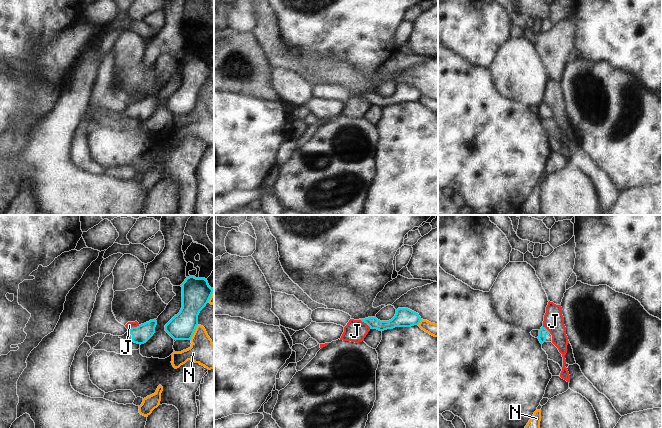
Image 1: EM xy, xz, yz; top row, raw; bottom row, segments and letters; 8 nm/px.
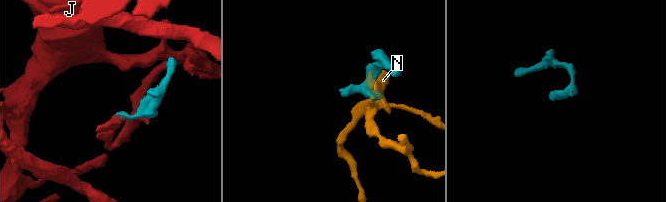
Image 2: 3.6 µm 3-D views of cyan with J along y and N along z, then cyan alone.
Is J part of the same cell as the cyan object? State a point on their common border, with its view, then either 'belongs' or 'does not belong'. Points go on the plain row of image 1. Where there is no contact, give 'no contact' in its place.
meets cyan in xz at (365, 98); does not belong

